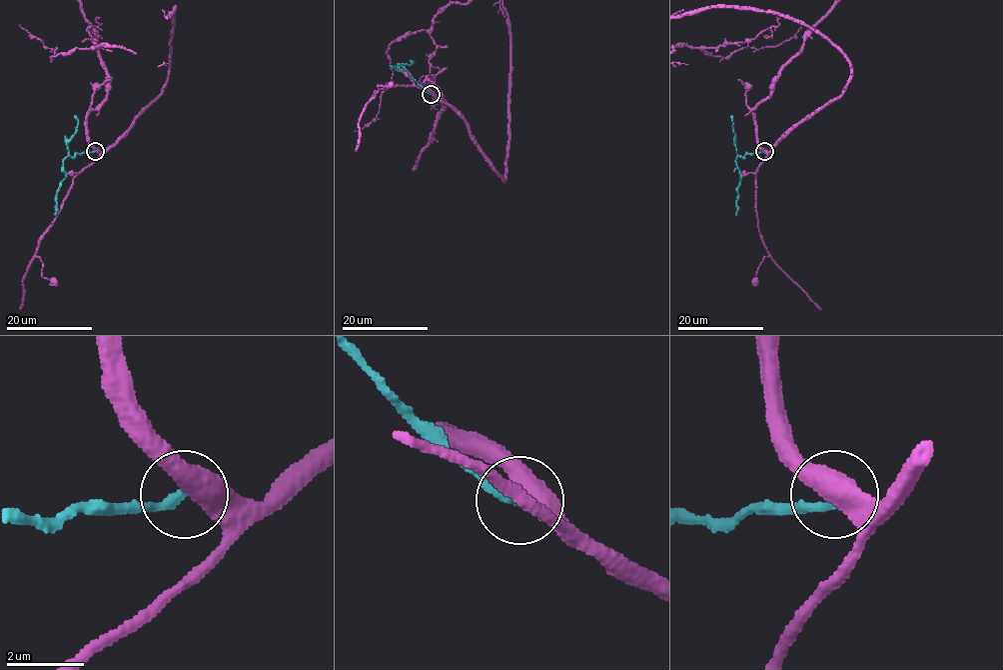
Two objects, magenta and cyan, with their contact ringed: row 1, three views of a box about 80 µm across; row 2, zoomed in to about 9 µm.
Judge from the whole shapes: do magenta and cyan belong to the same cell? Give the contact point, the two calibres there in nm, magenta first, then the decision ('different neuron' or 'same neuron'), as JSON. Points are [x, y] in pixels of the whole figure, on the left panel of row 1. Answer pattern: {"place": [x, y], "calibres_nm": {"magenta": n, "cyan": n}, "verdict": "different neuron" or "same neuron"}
{"place": [95, 151], "calibres_nm": {"magenta": 500, "cyan": 220}, "verdict": "different neuron"}

